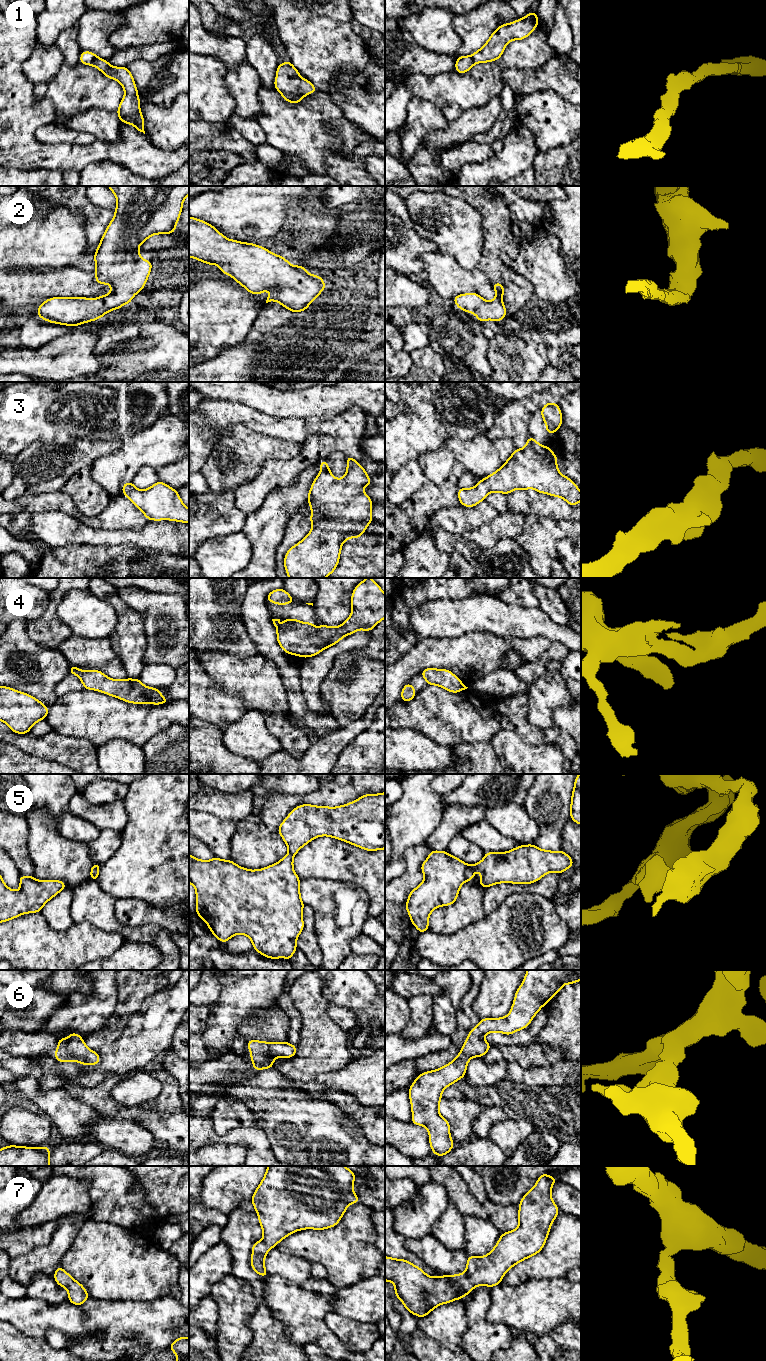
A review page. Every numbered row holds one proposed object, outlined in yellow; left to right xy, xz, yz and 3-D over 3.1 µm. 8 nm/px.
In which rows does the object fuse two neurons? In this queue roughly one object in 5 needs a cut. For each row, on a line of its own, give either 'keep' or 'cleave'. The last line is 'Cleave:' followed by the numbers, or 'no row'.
1: keep
2: keep
3: keep
4: keep
5: cleave
6: keep
7: keep
Cleave: 5

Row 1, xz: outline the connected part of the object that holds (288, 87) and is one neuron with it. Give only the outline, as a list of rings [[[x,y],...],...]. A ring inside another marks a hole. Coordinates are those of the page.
[[[290,61],[279,64],[276,74],[274,87],[286,101],[292,104],[299,103],[305,95],[318,90],[307,79],[300,77],[298,70]]]

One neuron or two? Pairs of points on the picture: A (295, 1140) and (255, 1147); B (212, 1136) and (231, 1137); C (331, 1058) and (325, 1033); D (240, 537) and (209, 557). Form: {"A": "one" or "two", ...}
{"A": "two", "B": "one", "C": "one", "D": "one"}

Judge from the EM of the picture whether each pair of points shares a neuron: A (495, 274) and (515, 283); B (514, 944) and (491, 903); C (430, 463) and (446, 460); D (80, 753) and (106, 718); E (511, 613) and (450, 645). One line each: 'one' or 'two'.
A: one
B: two
C: one
D: two
E: two

